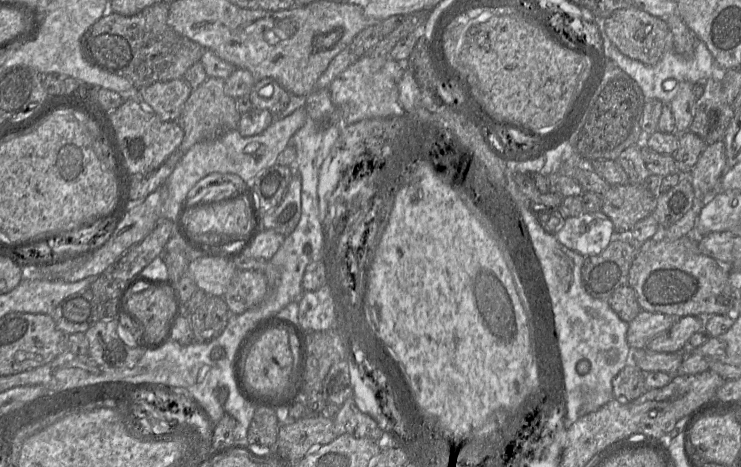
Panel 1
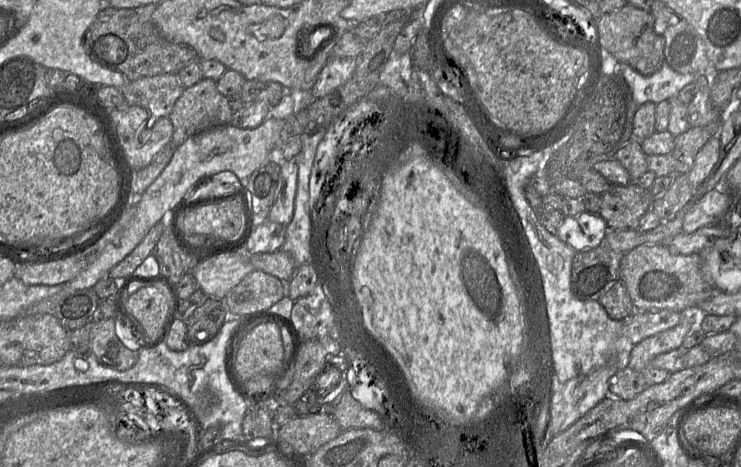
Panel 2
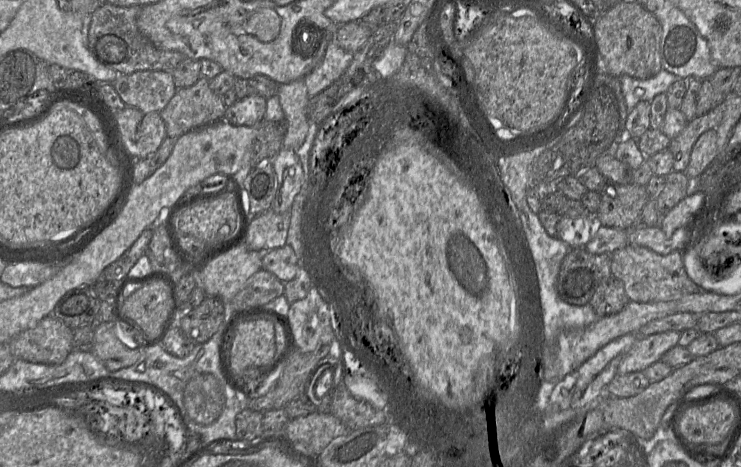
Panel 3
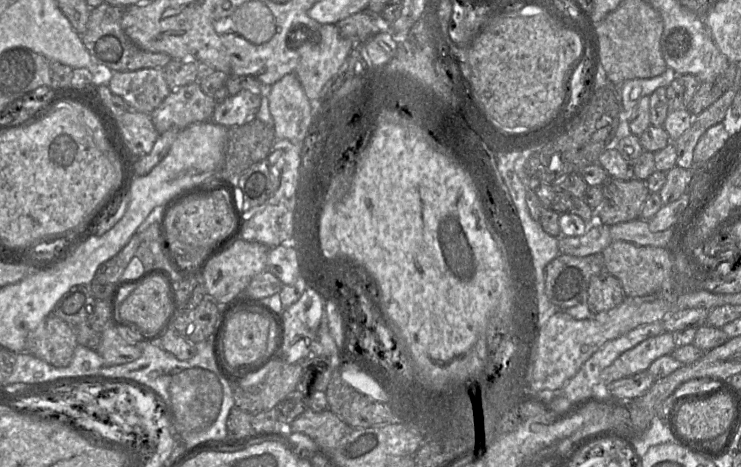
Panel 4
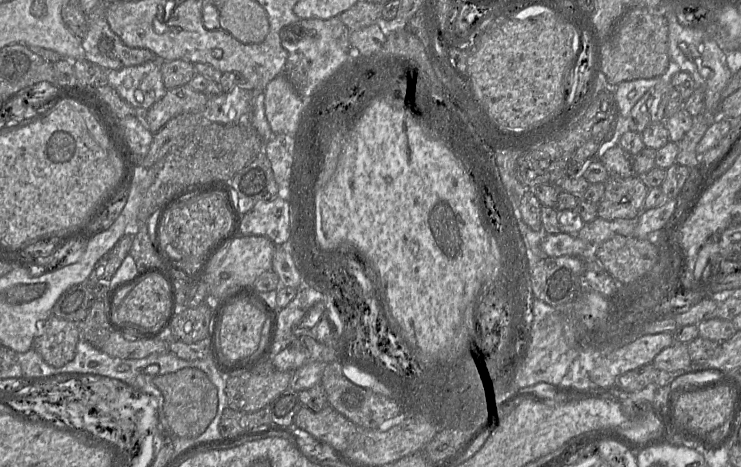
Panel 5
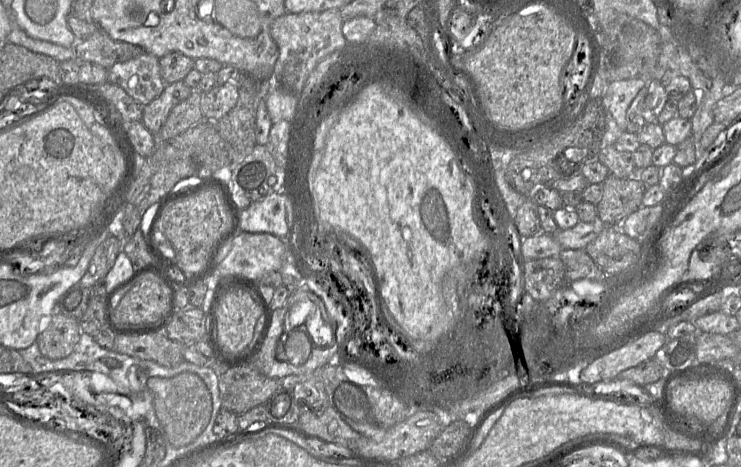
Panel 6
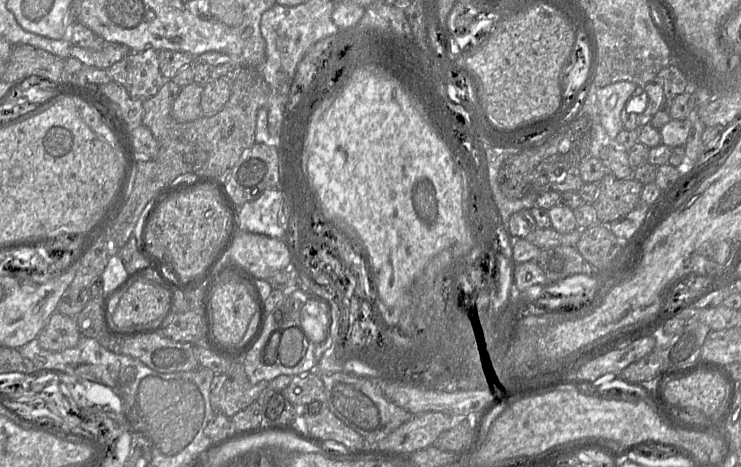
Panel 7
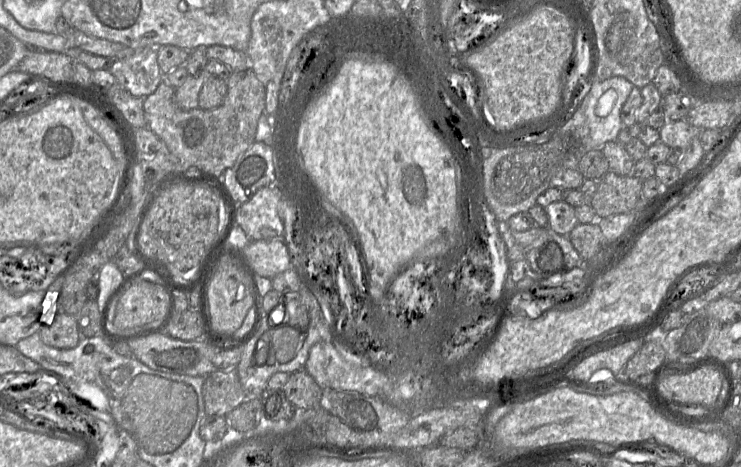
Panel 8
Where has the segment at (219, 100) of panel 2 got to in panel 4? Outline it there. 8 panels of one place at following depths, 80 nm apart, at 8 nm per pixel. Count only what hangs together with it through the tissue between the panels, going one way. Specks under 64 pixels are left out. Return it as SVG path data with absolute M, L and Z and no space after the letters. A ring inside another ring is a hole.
M199 82L171 89L169 95L151 113L151 119L159 134L170 128L187 126L212 119L217 105L213 96L206 94Z

